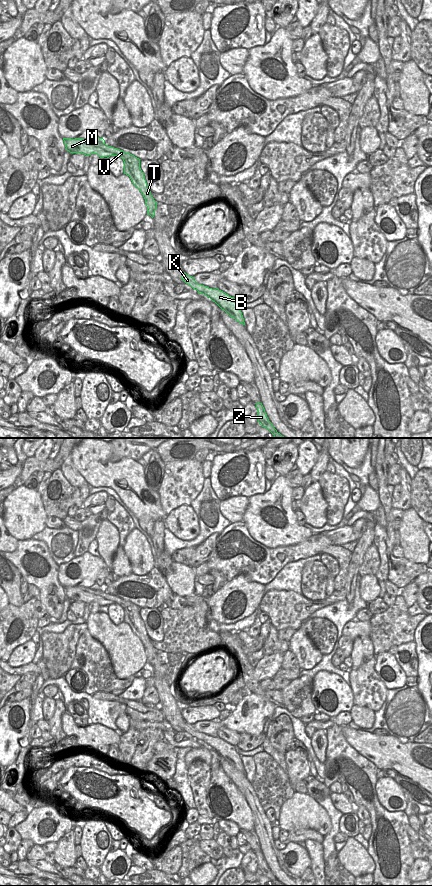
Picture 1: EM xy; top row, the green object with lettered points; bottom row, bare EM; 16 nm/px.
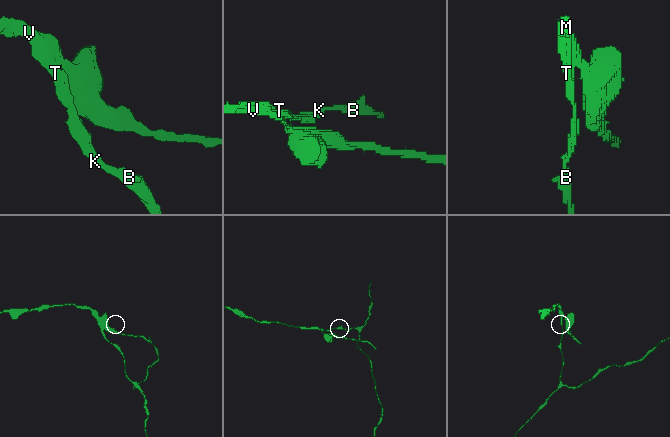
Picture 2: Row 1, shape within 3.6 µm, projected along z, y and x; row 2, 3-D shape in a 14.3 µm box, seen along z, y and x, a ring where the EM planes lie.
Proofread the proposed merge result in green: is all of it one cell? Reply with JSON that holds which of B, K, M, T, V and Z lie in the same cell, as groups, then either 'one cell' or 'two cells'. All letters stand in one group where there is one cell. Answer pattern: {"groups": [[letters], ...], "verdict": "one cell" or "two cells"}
{"groups": [["B", "K", "T", "Z"], ["M", "V"]], "verdict": "two cells"}

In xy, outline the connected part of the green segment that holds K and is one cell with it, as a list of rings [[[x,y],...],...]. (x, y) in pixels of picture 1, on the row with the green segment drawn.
[[[185,272],[182,274],[181,279],[197,290],[199,294],[204,294],[215,302],[222,310],[224,310],[230,317],[234,318],[237,322],[245,325],[244,318],[240,306],[236,303],[235,298],[229,296],[218,288],[212,289],[207,286],[198,284],[194,277],[187,275]]]

